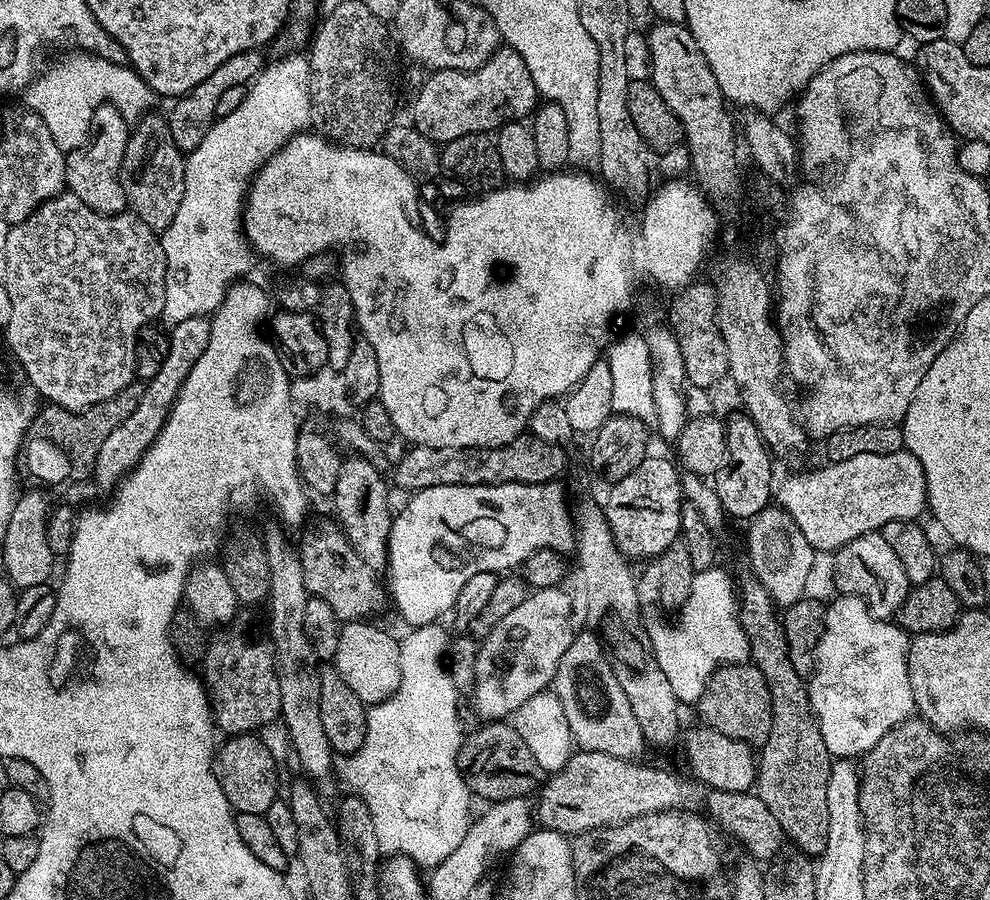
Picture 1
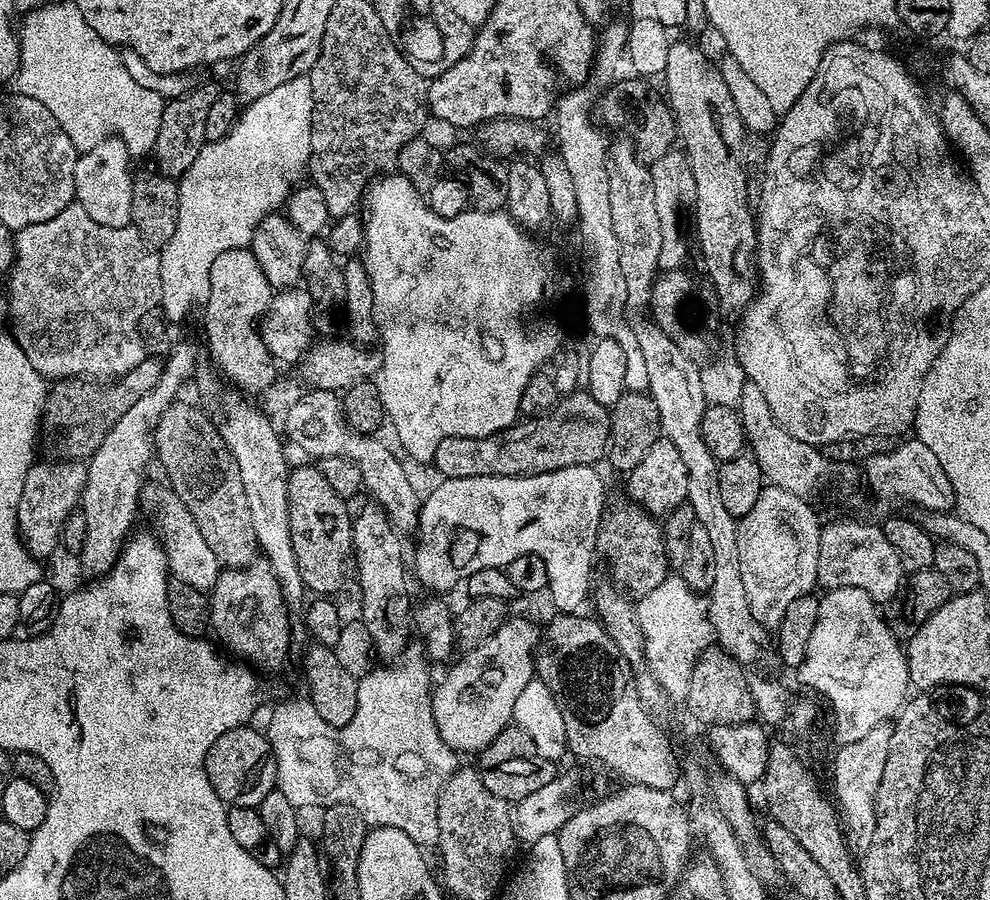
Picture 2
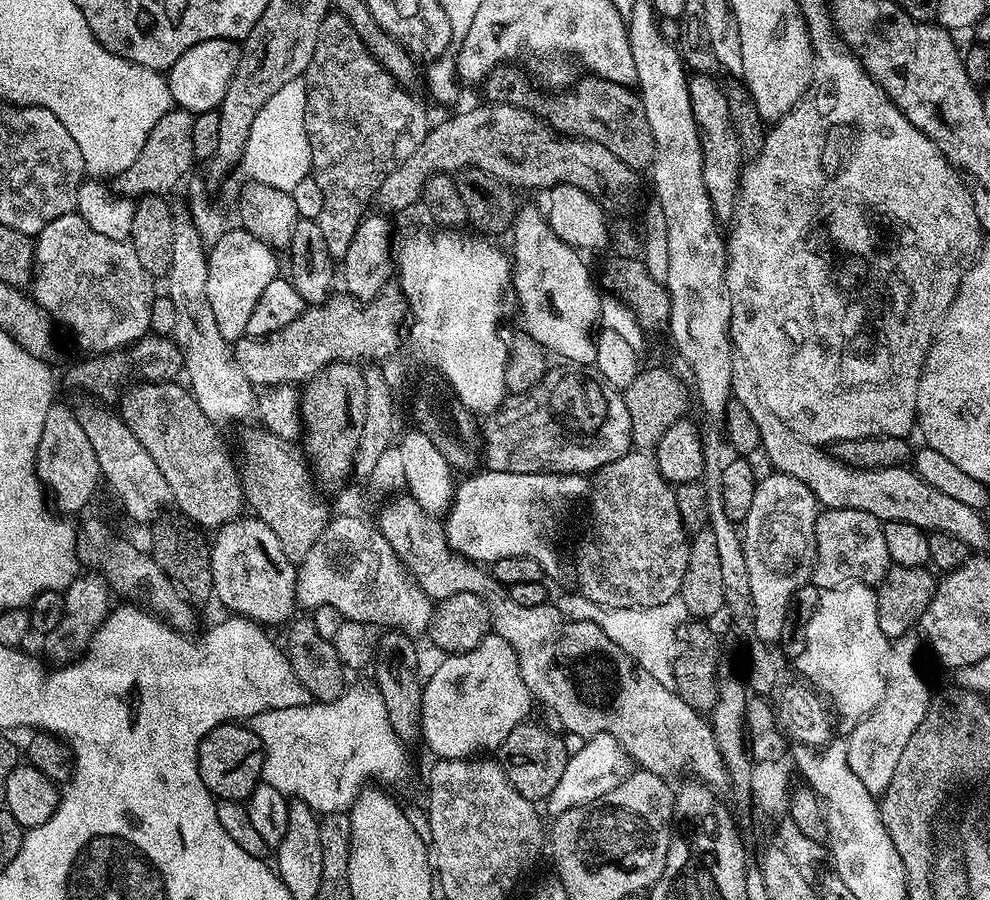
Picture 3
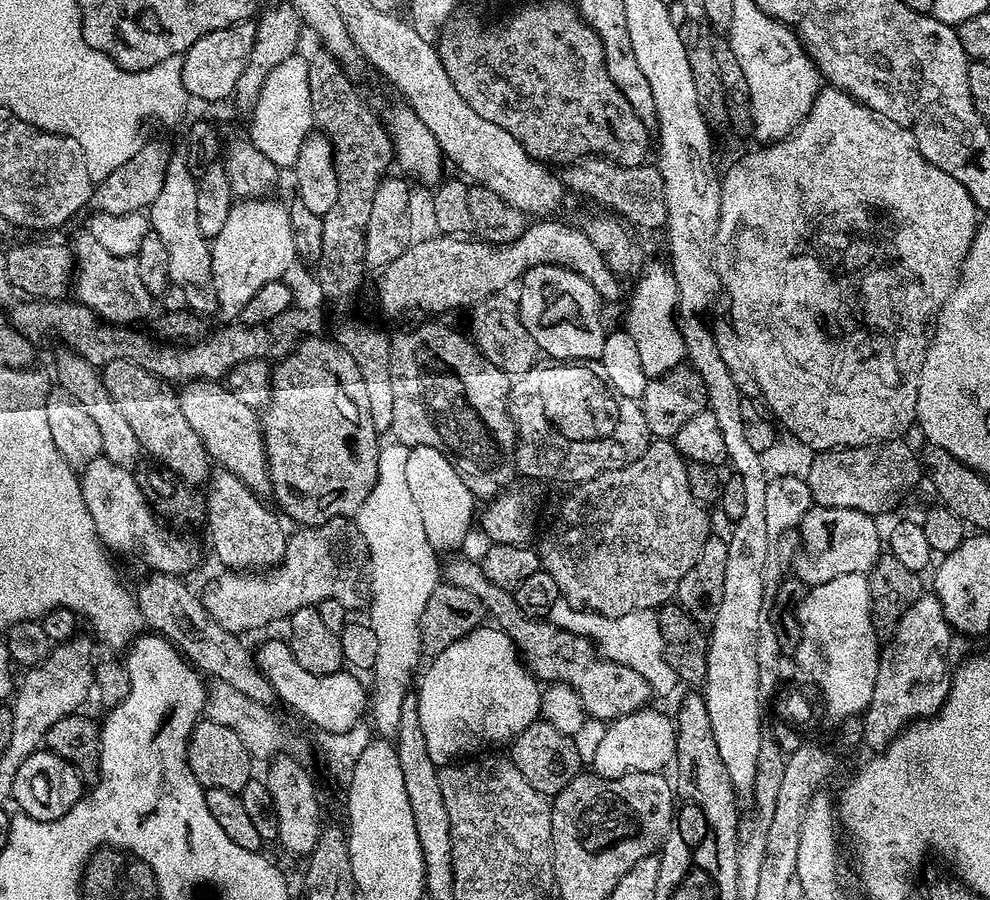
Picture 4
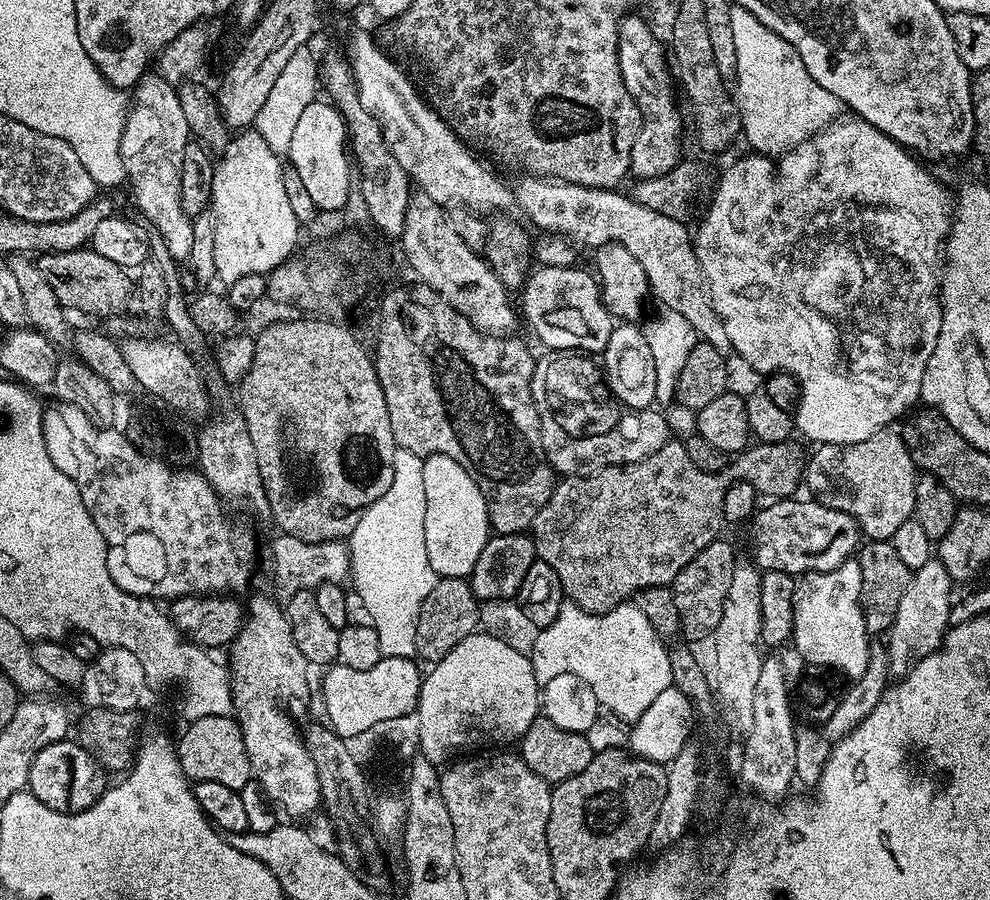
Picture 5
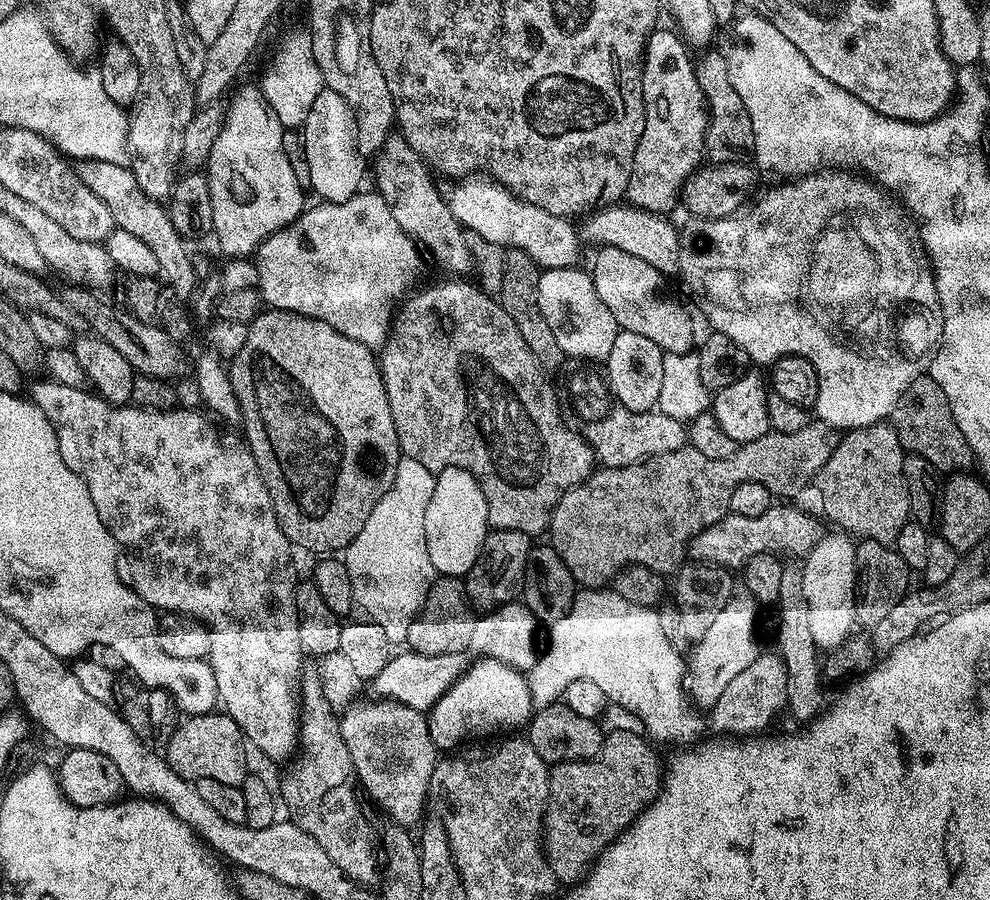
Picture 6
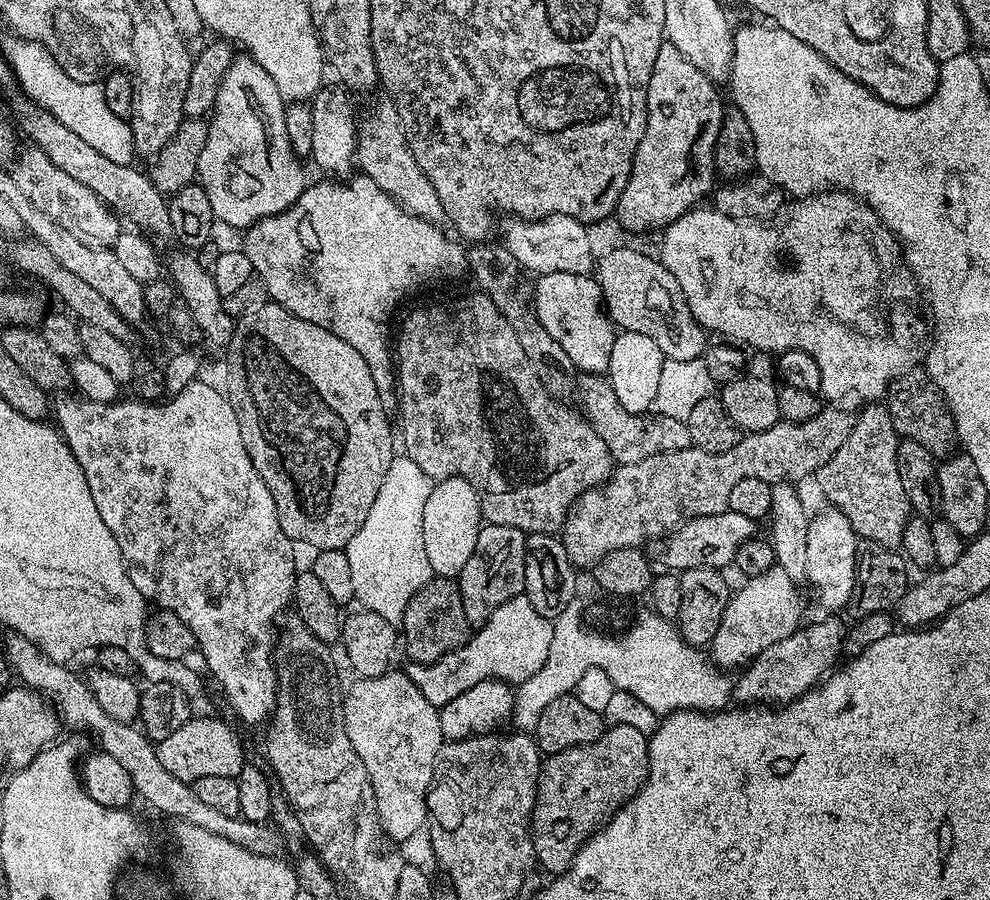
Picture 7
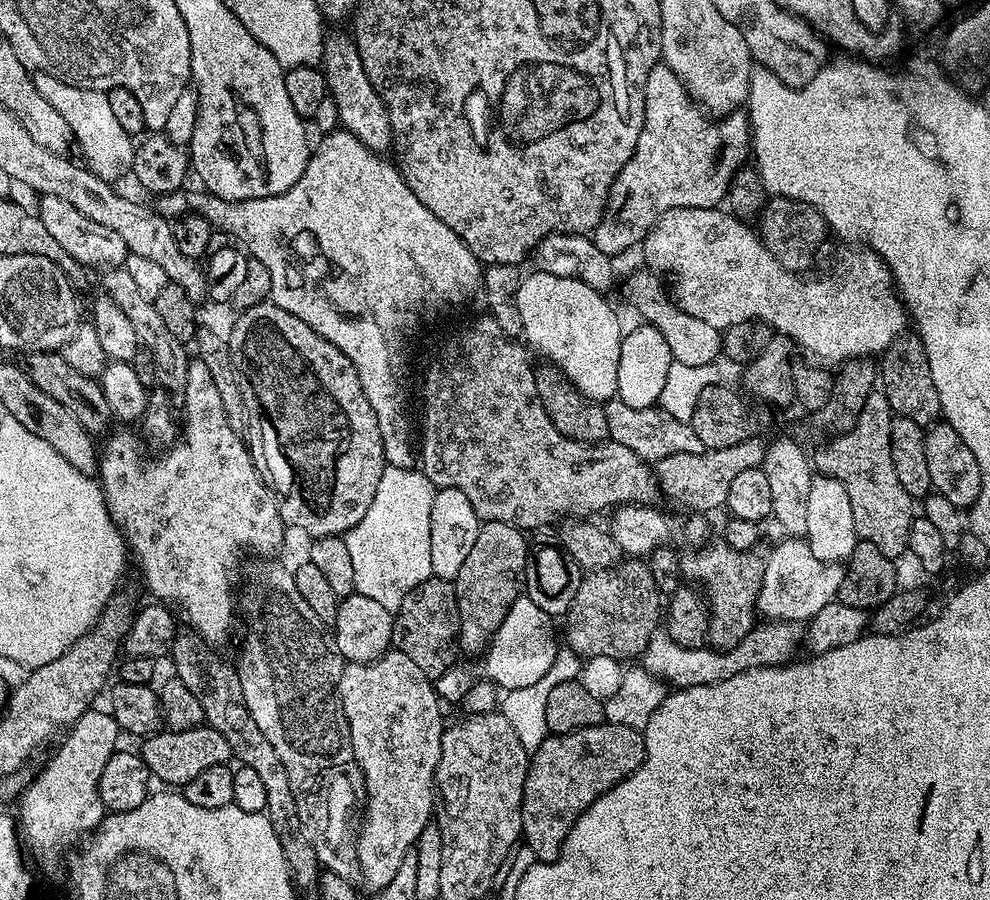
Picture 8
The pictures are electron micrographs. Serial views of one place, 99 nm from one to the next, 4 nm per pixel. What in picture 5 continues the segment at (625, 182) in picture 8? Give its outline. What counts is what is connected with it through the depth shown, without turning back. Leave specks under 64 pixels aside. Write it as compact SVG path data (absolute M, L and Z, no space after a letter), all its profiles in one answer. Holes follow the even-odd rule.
M628 14L621 19L620 33L618 34L618 66L622 70L622 82L626 82L626 90L640 107L642 128L642 146L630 150L630 172L637 181L654 178L656 175L666 174L681 159L680 153L680 108L676 105L676 96L672 93L672 80L668 77L670 68L664 65L660 57L660 44L652 37L653 27L640 16Z

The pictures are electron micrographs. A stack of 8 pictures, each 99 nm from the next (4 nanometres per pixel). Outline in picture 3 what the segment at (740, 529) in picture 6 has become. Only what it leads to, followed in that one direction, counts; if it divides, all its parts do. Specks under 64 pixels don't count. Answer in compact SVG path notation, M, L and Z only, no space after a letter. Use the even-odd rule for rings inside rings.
M824 508L816 522L816 562L811 583L817 588L837 588L843 584L879 585L890 561L881 520L863 510Z

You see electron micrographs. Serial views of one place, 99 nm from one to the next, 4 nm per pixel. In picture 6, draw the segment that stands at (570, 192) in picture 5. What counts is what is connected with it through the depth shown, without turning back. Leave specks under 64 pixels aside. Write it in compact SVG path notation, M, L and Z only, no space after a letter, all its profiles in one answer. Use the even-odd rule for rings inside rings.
M617 202L611 206L601 206L583 217L584 225L579 225L578 235L585 245L596 244L600 248L617 248L650 262L665 276L676 274L680 269L680 235L661 213L648 212L644 208L625 206Z

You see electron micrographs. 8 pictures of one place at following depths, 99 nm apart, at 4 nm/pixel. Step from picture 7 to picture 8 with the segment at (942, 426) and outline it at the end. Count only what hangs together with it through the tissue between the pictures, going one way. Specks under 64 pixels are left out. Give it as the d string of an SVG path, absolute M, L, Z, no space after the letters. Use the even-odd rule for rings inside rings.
M919 335L899 336L883 352L878 360L878 384L896 416L905 416L921 426L931 426L941 419L938 390L934 378L930 378L930 362Z

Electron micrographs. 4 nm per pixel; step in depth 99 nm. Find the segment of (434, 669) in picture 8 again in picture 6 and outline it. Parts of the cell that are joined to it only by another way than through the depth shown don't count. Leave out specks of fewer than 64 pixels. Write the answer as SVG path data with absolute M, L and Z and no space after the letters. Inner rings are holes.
M440 576L432 581L432 588L420 613L410 622L410 634L406 641L411 651L423 656L434 654L463 654L470 649L470 638L474 634L474 622L477 613L468 602L468 593L464 590L463 579L455 576Z

